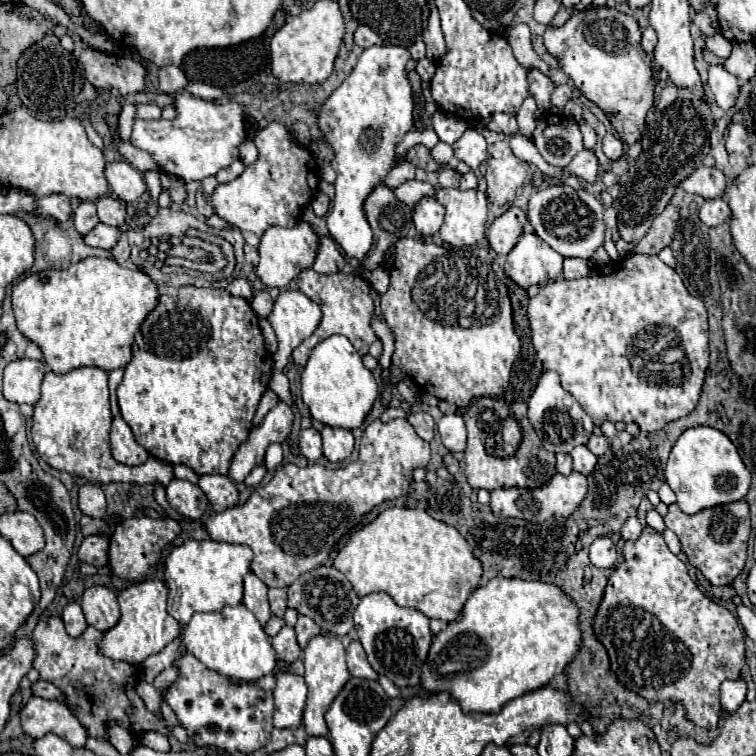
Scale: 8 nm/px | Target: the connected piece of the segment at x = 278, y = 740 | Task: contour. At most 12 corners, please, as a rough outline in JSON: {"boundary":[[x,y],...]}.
{"boundary":[[304,726],[296,732],[274,728],[266,754],[290,744],[306,744]]}

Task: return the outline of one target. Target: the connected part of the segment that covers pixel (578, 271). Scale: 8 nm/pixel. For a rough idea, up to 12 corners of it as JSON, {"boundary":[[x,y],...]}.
{"boundary":[[566,258],[563,262],[564,278],[588,276],[586,260]]}

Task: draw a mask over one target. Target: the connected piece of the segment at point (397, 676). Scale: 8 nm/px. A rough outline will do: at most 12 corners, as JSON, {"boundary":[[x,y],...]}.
{"boundary":[[386,592],[360,598],[354,628],[370,666],[420,686],[430,618]]}

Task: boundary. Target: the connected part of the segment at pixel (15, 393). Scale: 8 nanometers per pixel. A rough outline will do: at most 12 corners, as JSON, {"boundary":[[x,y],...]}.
{"boundary":[[14,360],[4,370],[4,398],[36,404],[42,360]]}

